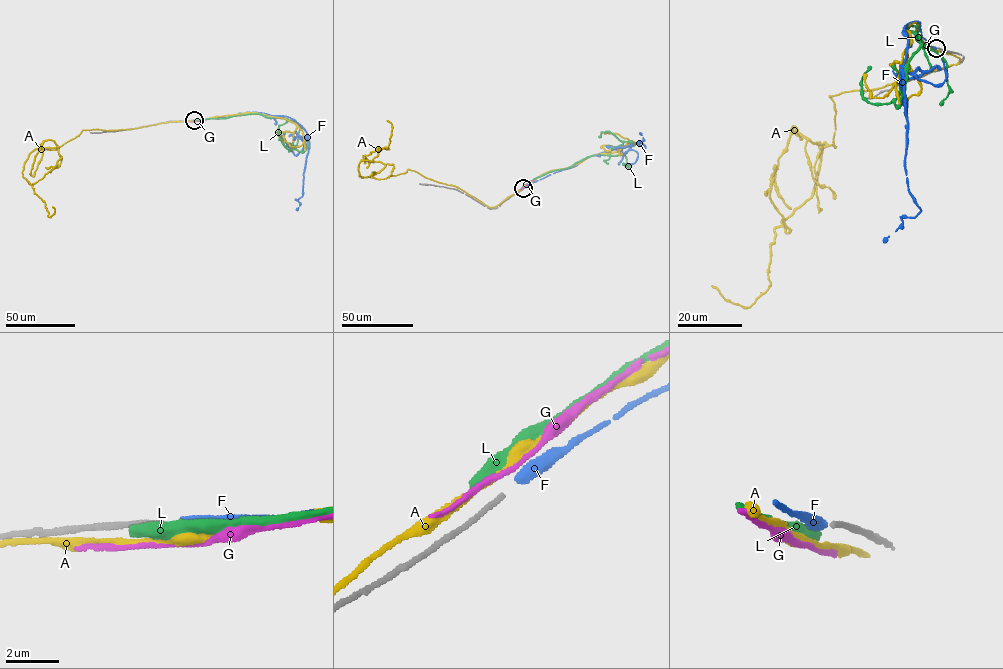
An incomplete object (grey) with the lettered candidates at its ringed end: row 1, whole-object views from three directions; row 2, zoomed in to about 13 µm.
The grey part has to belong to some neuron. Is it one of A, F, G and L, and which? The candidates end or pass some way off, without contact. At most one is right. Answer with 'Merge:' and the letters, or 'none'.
Merge: F

